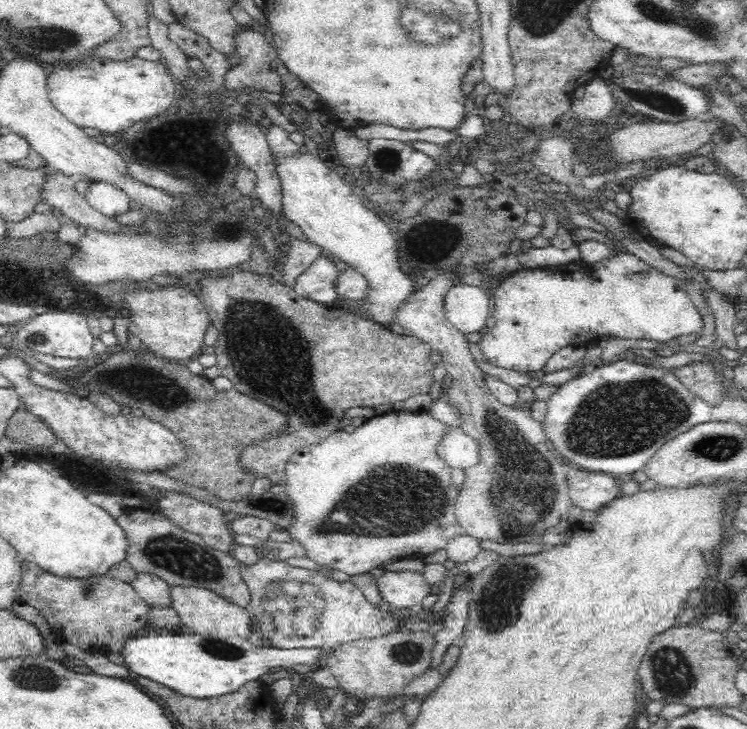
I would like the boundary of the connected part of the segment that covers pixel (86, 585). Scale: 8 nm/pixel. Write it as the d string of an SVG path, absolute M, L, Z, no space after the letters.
M22 561L22 577L15 600L36 608L67 642L102 656L120 651L125 642L148 623L149 604L130 583L114 575L87 579L60 578L32 562Z

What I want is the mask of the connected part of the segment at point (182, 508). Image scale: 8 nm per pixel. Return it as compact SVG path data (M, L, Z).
M170 493L158 502L159 511L174 524L202 536L211 547L231 554L233 535L220 509L183 493Z

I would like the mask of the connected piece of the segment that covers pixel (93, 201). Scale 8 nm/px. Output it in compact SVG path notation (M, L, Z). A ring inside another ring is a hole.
M90 182L83 196L95 211L110 218L128 211L128 195L111 184Z

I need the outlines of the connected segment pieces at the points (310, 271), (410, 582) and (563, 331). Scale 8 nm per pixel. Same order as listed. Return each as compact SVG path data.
M316 257L314 262L296 278L294 289L304 298L332 306L337 298L336 281L341 269L333 258Z
M386 571L377 578L382 605L392 610L419 607L421 600L430 594L431 586L417 571Z
M620 251L618 253L612 253L608 258L602 258L598 262L586 262L585 259L580 259L576 262L568 262L566 264L552 265L538 269L521 268L517 272L512 273L510 277L505 277L492 293L495 297L495 307L490 329L478 342L479 348L483 352L486 362L494 364L494 366L499 366L500 368L505 368L506 370L517 370L518 372L534 371L540 373L549 358L565 346L587 346L588 344L594 344L609 337L660 340L660 342L662 340L678 340L680 337L698 334L698 332L702 332L703 328L703 318L696 310L692 301L690 301L690 297L686 293L686 287L682 281L656 270L656 268L646 264L634 254L622 253Z

